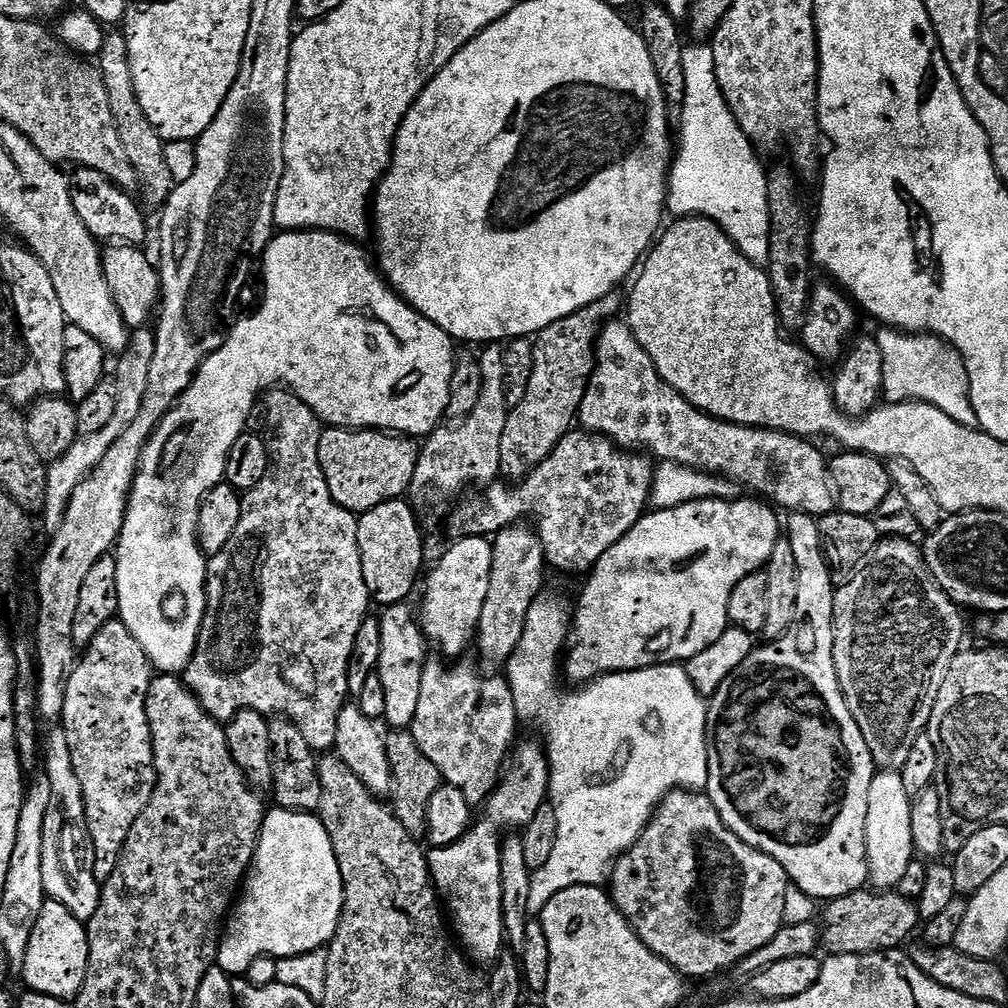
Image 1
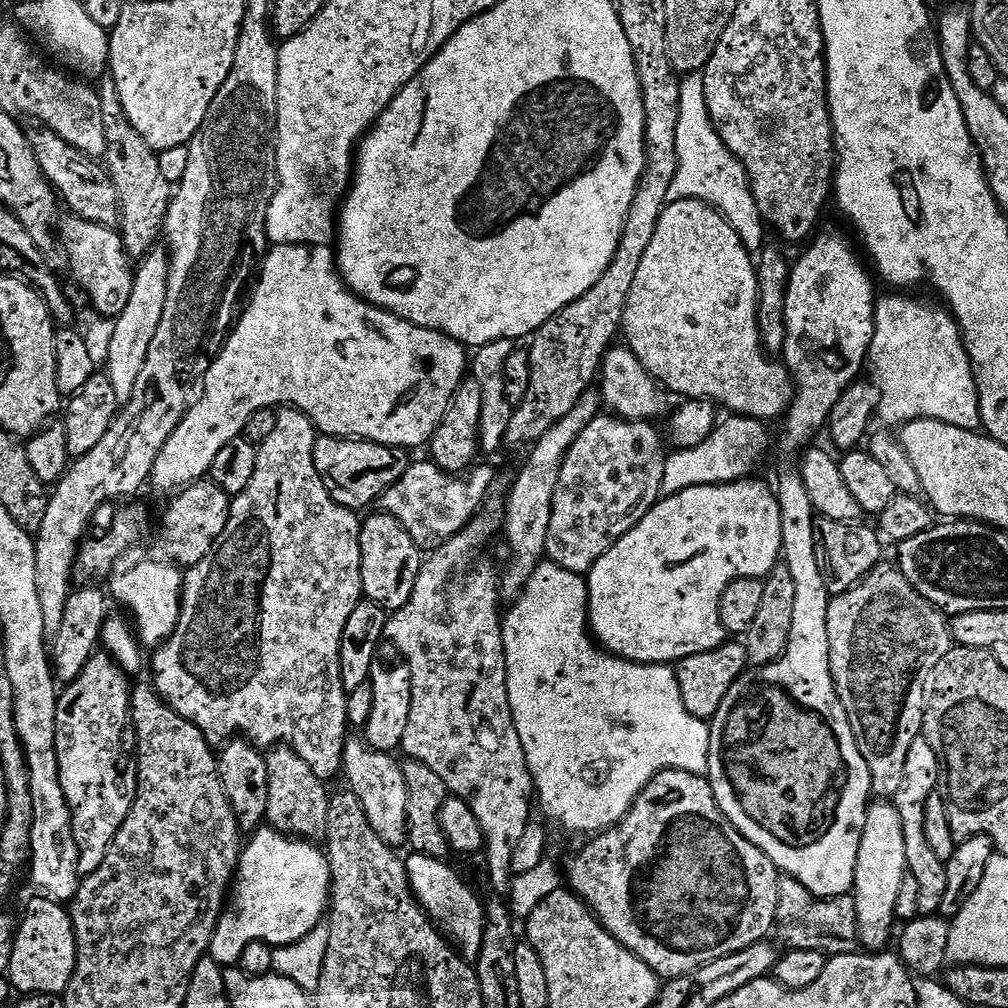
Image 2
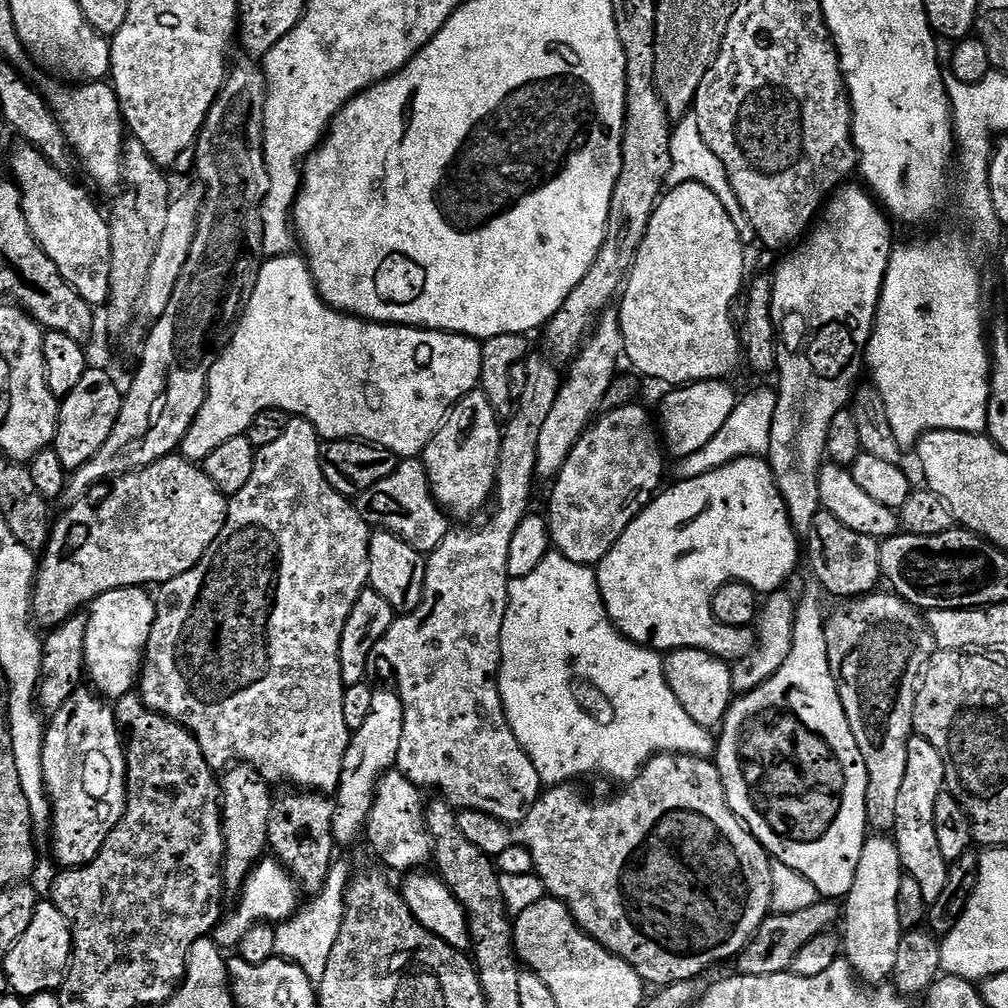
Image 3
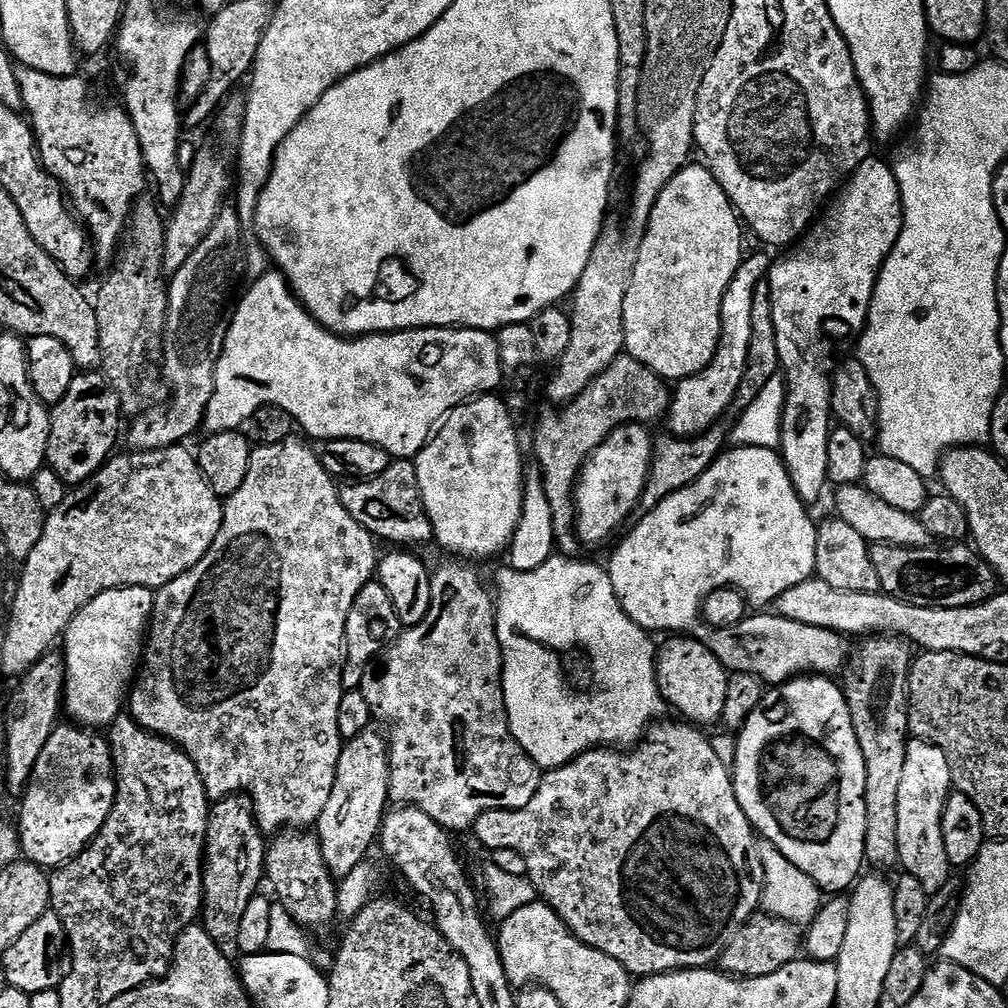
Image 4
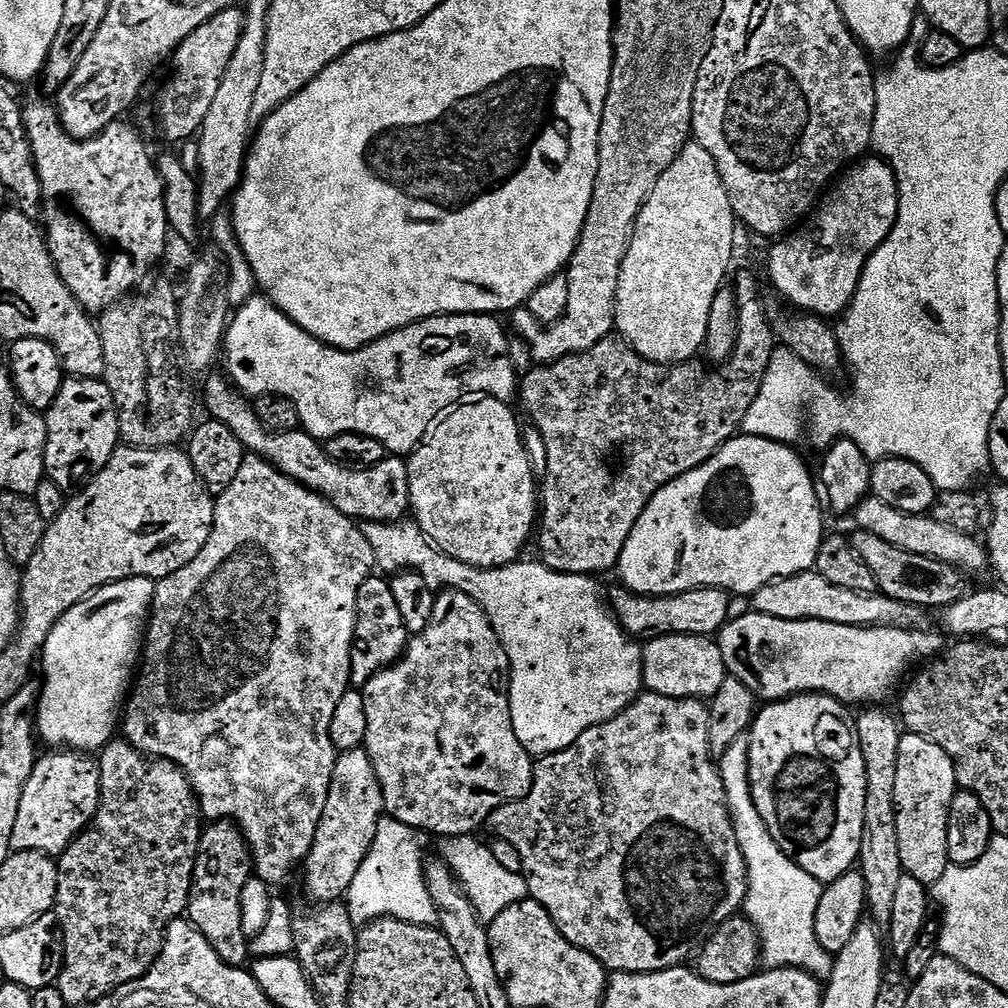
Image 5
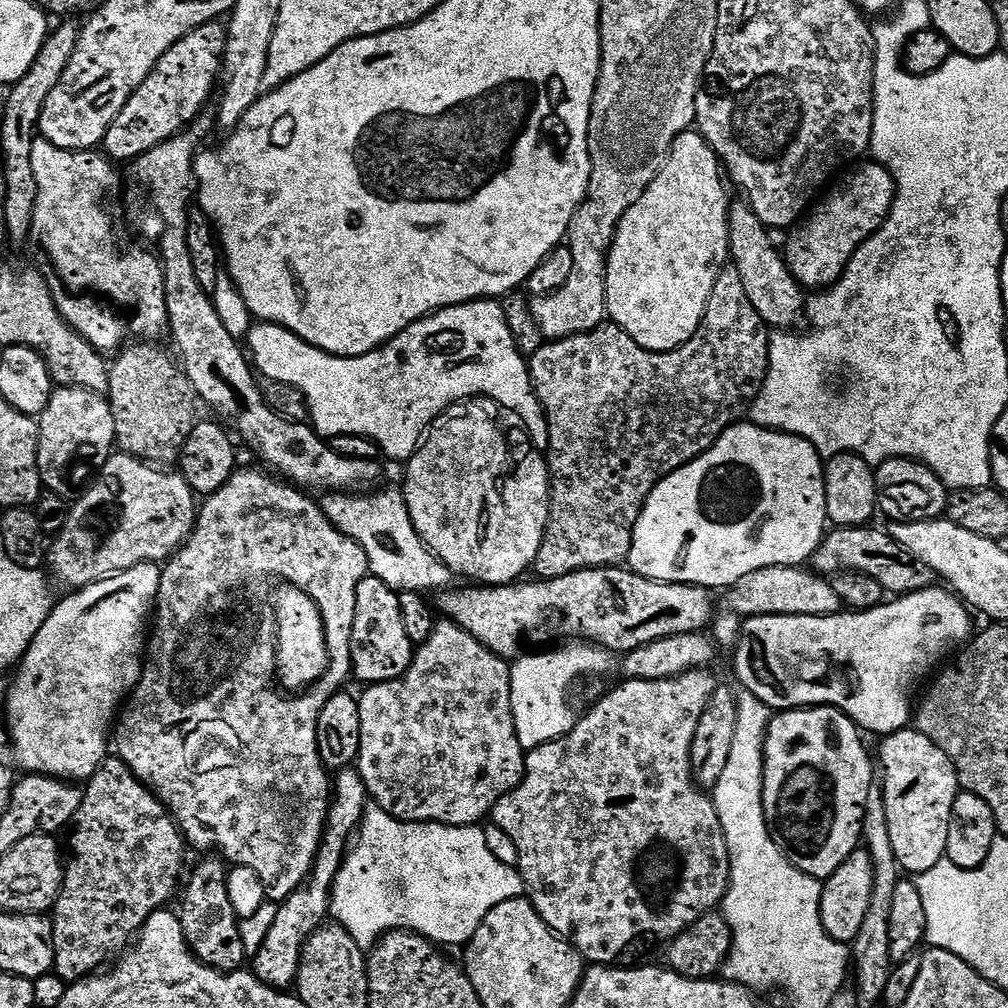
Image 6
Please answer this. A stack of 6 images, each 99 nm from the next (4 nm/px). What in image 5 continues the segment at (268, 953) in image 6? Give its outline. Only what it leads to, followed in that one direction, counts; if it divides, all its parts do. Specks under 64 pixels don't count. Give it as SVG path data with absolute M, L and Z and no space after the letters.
M363 747L339 753L330 782L330 794L326 798L326 810L322 810L322 818L318 822L318 830L314 834L314 846L302 865L304 888L308 891L309 898L313 900L313 905L319 906L339 901L347 893L350 882L354 882L354 874L358 874L358 866L362 866L362 862L374 842L378 822L384 815L382 786L378 782L378 774L374 774L374 762L370 762L368 753L364 751Z

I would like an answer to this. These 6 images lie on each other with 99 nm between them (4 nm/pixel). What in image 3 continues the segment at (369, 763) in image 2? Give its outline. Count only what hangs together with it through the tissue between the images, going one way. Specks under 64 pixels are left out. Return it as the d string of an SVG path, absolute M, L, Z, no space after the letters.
M389 770L380 778L376 787L376 797L372 802L372 812L368 815L366 841L376 851L376 856L388 868L399 874L420 870L432 858L432 839L424 821L426 800L421 789L412 784L398 770Z

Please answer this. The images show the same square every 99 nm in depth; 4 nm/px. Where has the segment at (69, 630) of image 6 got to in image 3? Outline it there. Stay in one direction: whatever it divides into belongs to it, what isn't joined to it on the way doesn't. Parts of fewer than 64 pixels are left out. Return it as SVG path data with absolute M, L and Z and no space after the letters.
M119 588L110 590L92 601L86 609L88 626L86 632L86 646L84 647L84 667L87 679L92 679L91 687L101 697L115 702L127 692L137 687L140 670L144 666L144 652L150 642L150 630L154 626L156 617L156 602L151 595L147 596L144 588Z

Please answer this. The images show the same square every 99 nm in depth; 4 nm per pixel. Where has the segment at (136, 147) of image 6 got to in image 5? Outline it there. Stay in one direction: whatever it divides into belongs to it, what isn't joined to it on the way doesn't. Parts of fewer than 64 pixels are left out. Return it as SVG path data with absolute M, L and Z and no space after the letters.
M227 8L210 18L210 22L198 26L198 30L194 30L194 34L183 40L172 53L172 77L165 82L160 92L160 105L156 108L160 132L166 139L188 140L199 133L218 94L218 86L222 86L222 74L226 74L226 66L230 66L230 58L234 58L234 49L243 33L244 8Z

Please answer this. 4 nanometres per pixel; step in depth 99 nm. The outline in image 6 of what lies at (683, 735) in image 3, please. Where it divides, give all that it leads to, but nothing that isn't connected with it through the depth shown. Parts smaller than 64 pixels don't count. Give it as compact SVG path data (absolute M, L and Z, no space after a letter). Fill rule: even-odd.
M399 487L380 491L372 490L367 494L333 492L325 495L322 507L326 518L338 530L342 530L342 534L354 538L358 546L366 550L369 573L386 582L386 586L390 586L397 594L429 594L447 589L453 583L454 574L424 545L418 530L414 530L403 491ZM568 642L556 647L533 651L536 652L533 656L521 655L511 665L514 726L518 742L526 750L559 740L576 725L578 712L572 709L568 701L568 695L576 684L576 676L604 676L612 668L613 653L598 644Z

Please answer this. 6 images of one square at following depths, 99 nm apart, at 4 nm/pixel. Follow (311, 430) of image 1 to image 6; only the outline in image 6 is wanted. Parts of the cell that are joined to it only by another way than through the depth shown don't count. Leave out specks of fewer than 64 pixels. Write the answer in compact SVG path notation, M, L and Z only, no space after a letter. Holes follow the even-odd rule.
M252 468L246 469L245 472L233 472L230 479L213 496L207 497L199 505L196 527L193 528L192 535L163 565L160 592L156 596L154 623L151 625L150 639L146 644L144 669L141 670L140 680L127 697L115 721L114 752L126 762L126 766L130 766L130 770L145 786L156 793L156 797L171 812L173 820L191 847L193 844L194 847L201 848L201 853L204 854L217 852L229 865L254 870L254 874L262 878L265 897L272 902L283 902L290 894L294 894L294 890L300 888L312 872L312 863L316 860L316 851L320 848L321 837L324 836L324 821L328 818L330 803L330 772L324 767L318 754L318 718L322 714L322 706L326 706L326 702L330 702L330 698L345 687L344 679L352 676L352 635L354 610L358 602L358 582L362 582L362 578L369 575L369 570L366 550L362 550L362 546L358 546L354 538L342 534L342 530L333 526L326 518L323 507L317 501L315 504L308 497L311 495L307 491L267 471L264 472L255 472ZM268 580L280 580L276 582L292 584L295 588L303 590L318 606L324 623L328 643L328 668L322 679L299 694L285 694L274 683L277 679L278 629L274 604L268 592Z

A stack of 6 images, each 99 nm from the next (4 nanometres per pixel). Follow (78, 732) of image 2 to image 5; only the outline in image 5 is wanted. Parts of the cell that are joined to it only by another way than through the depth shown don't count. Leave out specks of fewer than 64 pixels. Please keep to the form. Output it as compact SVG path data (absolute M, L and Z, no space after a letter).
M52 750L49 756L41 755L22 790L18 818L10 834L12 852L47 852L56 858L75 841L76 837L92 823L100 805L100 766L91 755L75 750Z

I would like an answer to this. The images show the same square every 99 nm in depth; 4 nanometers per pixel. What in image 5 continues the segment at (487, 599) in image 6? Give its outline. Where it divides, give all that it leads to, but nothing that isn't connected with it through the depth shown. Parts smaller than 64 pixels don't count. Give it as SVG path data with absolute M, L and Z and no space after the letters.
M616 586L612 596L610 592L610 608L620 627L633 638L651 638L653 636L706 636L715 637L720 629L728 623L732 596L722 588L695 588L689 592L680 592L677 596L640 596L637 592L629 592L623 586Z

